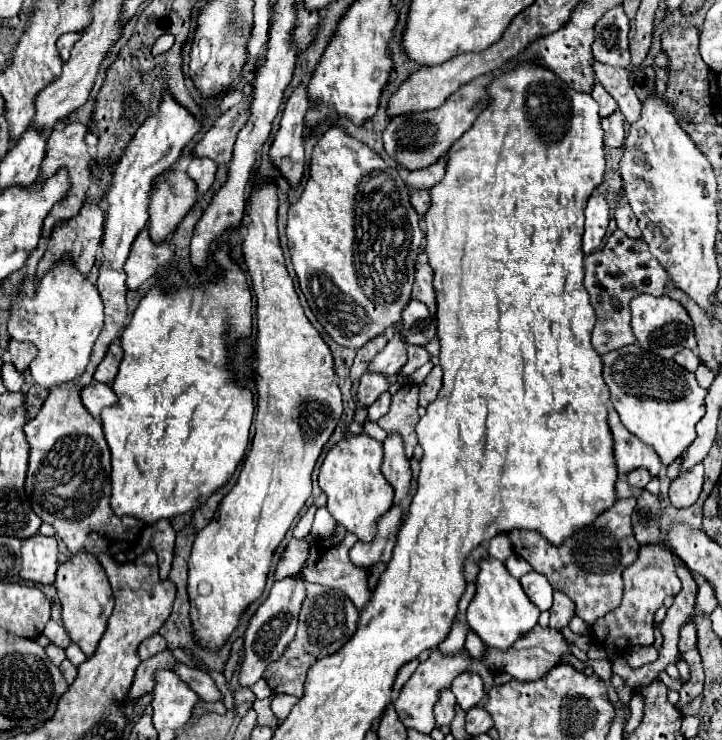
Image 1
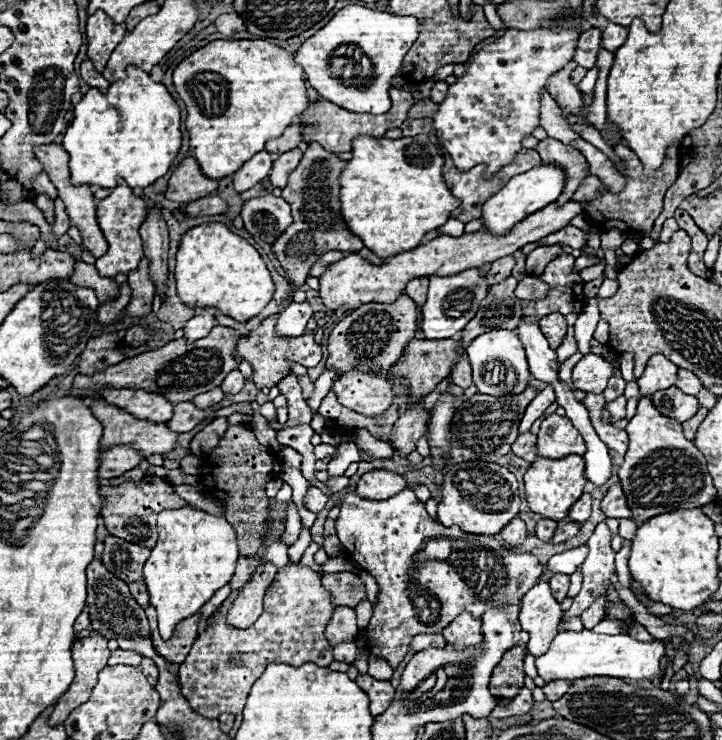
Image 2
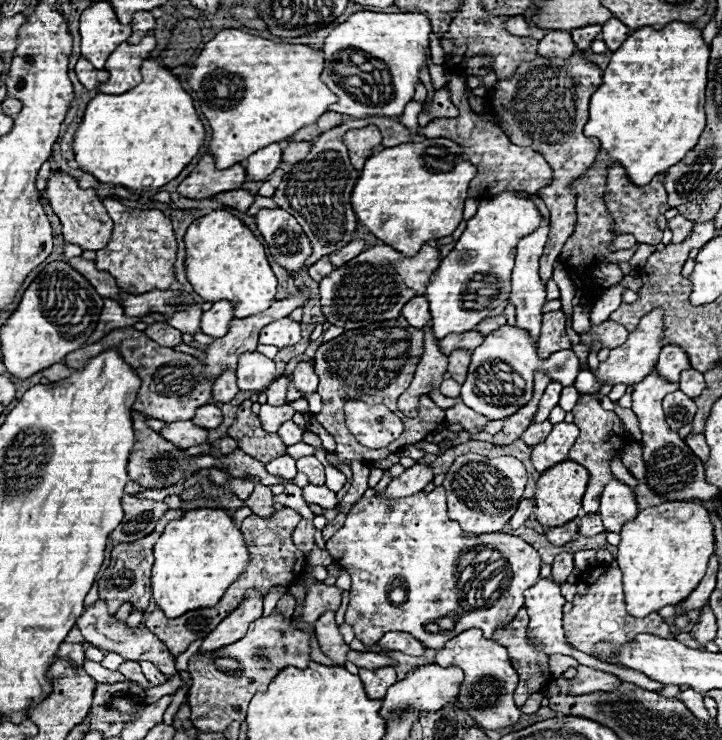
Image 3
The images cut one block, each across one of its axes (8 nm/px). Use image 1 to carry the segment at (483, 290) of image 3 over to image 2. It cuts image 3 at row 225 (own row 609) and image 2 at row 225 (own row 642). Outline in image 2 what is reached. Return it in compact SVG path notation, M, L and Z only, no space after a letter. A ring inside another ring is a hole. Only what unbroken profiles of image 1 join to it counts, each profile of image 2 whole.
M536 166L524 174L512 176L508 184L494 194L482 208L482 220L484 228L488 228L492 234L508 234L516 222L526 218L528 214L534 214L534 210L544 208L550 202L556 202L556 198L562 194L562 186L566 184L566 174L558 166Z

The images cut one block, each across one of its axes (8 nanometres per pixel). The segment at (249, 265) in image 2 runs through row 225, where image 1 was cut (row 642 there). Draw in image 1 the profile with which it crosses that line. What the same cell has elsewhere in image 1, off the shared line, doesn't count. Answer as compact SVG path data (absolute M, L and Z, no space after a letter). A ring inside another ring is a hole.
M274 184L252 190L248 208L250 220L246 222L244 244L242 244L248 274L252 276L252 286L258 298L258 310L256 310L258 342L256 342L256 362L252 364L252 370L256 372L256 396L258 396L256 436L252 438L252 446L242 464L238 482L220 502L220 508L216 512L218 522L210 522L204 530L198 532L188 564L192 628L200 644L210 650L218 650L228 640L228 636L238 626L238 620L246 610L246 606L262 596L266 576L270 570L272 552L282 542L288 528L292 526L292 520L298 516L298 512L310 498L314 464L342 416L342 400L336 374L332 368L332 354L328 344L320 338L318 330L306 318L298 294L294 290L292 278L288 276L285 258L278 244L276 208L278 198Z

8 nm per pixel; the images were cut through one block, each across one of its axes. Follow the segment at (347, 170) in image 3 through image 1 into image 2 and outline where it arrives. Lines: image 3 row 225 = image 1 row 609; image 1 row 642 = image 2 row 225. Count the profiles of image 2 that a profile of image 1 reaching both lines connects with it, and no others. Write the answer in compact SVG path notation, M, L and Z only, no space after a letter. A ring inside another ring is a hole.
M312 142L308 150L304 152L298 168L290 174L288 186L282 190L282 198L290 204L292 208L292 218L294 222L284 230L276 242L272 244L272 252L286 270L288 282L292 284L294 290L302 286L308 278L308 272L312 264L326 252L330 250L340 250L340 252L360 252L362 250L362 240L354 236L342 220L340 214L340 198L338 198L338 176L344 170L346 162L338 160L336 154L326 152L320 144Z

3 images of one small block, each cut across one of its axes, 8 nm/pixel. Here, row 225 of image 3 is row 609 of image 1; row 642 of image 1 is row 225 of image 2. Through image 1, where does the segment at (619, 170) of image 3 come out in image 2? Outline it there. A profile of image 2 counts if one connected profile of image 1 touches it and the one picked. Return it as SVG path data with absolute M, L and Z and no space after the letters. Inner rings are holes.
M618 144L616 148L616 154L626 162L628 166L628 172L626 172L626 186L620 194L602 194L602 196L596 196L596 190L598 186L602 186L602 182L596 178L596 176L588 176L586 180L582 180L582 186L578 188L578 192L572 194L572 200L576 202L588 202L586 204L586 214L594 220L594 222L600 222L596 224L600 230L608 230L608 228L618 228L626 234L636 234L636 232L648 232L652 234L652 226L654 226L654 220L658 218L660 210L662 210L662 200L664 200L664 192L676 182L678 178L678 154L680 154L680 146L674 144L670 146L670 150L666 152L666 162L654 170L654 174L648 174L644 172L644 166L642 162L638 162L638 156L624 144Z

